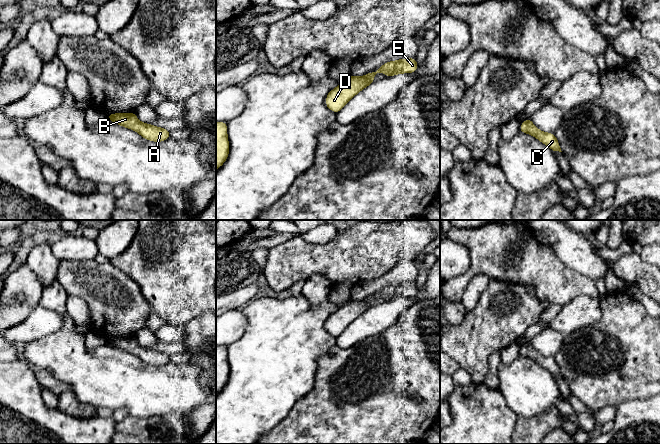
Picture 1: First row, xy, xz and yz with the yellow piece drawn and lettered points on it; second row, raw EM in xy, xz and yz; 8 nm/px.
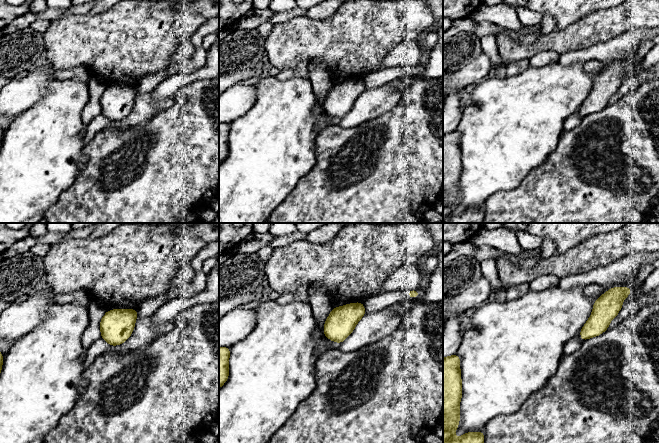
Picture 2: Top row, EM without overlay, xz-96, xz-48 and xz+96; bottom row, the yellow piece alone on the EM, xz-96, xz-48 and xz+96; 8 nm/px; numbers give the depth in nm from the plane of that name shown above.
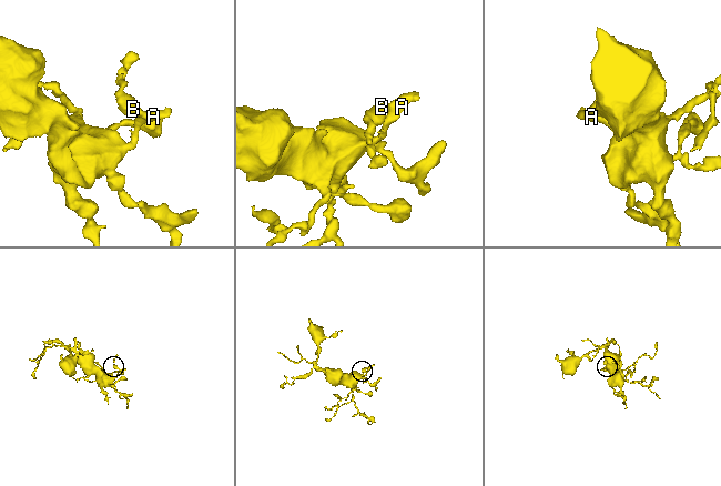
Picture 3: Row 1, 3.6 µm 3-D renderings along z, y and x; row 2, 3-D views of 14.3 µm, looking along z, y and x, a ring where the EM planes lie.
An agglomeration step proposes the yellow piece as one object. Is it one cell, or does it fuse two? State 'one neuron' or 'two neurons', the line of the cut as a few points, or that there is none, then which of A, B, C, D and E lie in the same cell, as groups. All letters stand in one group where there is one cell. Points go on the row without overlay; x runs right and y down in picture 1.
one neuron; no cut; A B C D E

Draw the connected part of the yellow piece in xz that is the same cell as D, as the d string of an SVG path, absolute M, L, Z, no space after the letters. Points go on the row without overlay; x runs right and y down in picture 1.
M415 282L387 286L379 293L361 301L350 299L337 312L331 314L326 321L326 330L336 338L359 317L363 312L375 306L373 301L380 296L386 297L386 302L399 297L414 297L418 292Z

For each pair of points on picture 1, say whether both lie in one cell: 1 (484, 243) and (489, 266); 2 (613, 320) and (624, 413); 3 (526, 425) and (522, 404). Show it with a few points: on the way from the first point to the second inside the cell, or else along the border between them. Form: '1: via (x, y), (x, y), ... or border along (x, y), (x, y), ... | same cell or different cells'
1: via (489, 249), (489, 260) | same cell
2: border along (646, 398), (624, 401), (616, 408) | different cells
3: border along (546, 408), (531, 417), (517, 417) | different cells

